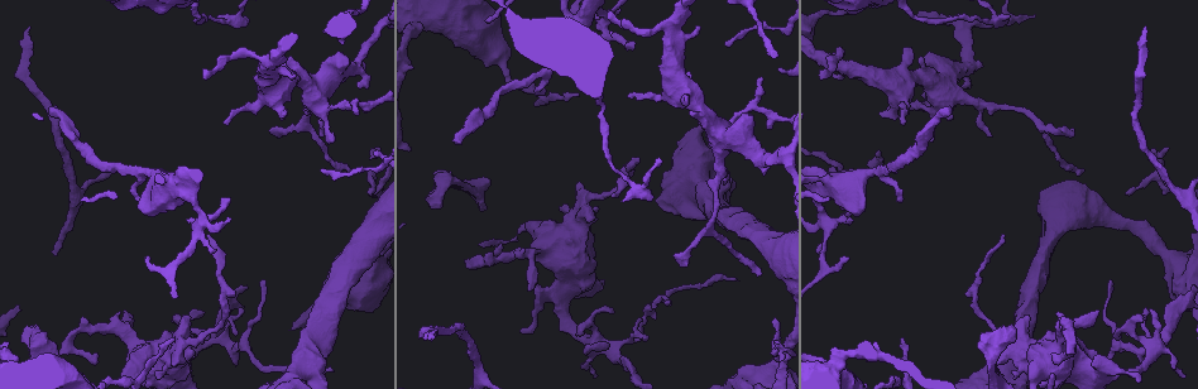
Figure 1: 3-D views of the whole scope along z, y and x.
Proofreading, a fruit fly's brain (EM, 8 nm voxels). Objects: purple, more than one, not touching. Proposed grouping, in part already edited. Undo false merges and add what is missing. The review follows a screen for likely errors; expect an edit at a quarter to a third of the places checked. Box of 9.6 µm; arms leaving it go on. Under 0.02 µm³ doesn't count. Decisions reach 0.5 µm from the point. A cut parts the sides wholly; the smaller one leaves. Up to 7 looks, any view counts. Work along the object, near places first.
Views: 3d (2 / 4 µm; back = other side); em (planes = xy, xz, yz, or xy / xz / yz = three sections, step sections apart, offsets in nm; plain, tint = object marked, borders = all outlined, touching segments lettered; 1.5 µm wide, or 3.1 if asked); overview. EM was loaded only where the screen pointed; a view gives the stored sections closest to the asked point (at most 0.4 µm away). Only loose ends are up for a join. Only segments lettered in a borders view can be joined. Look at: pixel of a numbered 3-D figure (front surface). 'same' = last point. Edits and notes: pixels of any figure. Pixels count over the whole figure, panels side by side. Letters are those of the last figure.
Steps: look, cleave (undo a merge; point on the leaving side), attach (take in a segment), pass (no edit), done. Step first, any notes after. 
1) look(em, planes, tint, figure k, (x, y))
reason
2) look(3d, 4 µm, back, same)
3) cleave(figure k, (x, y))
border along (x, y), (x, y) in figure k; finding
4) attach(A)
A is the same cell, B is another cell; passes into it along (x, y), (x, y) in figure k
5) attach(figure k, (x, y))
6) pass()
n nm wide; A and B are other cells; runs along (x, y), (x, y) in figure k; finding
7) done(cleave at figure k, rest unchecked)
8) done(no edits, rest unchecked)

look(em, yz, step 8, borders, figure 1, (909, 13))
calibre changes

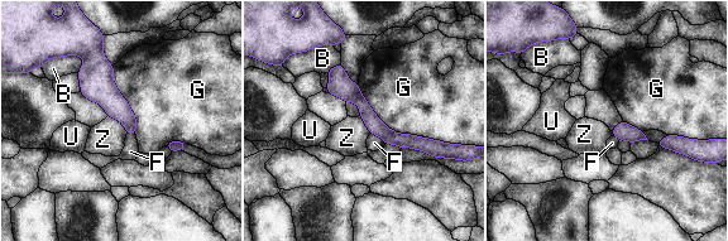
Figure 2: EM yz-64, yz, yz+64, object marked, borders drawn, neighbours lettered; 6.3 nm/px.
pass()
B, F, G, U and Z are other cells; runs along (331, 73), (388, 136), (435, 143) in figure 2; all the same cell

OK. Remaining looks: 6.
look(3d, 4 µm, figure 1, (848, 222))
branch stops here

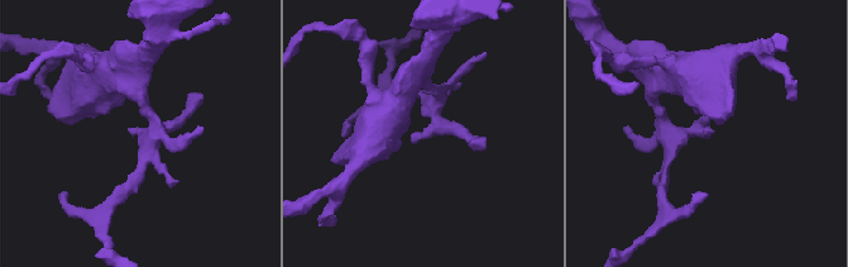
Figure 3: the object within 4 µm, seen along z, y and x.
look(em, yz, step 4, borders, figure 3, (706, 131))
shape alone is not enough

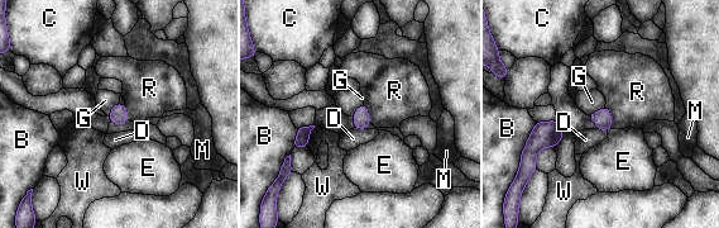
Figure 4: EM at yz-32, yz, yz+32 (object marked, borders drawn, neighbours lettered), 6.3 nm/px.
pass()
B touches over 200 nm; B, C, D, E, G, M, R and W are other cells; border along (604, 105), (586, 114) in figure 4; none of them fits

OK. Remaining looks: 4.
look(em, planes, borders, figure 1, (333, 143))
thin end

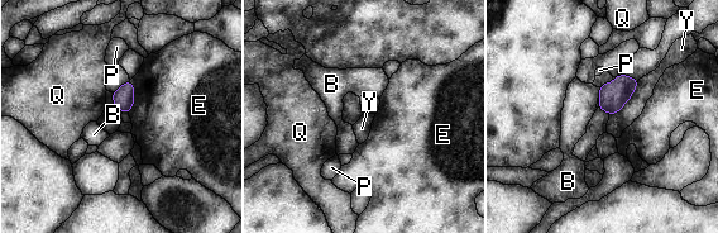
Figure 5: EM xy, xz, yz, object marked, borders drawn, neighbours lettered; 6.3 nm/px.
pass()
B, E, P, Q and Y are other cells; border along (638, 81), (631, 98), (609, 114) in figure 5; no lettered segment goes on from it

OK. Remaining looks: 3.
done(no edits, rest unchecked)

